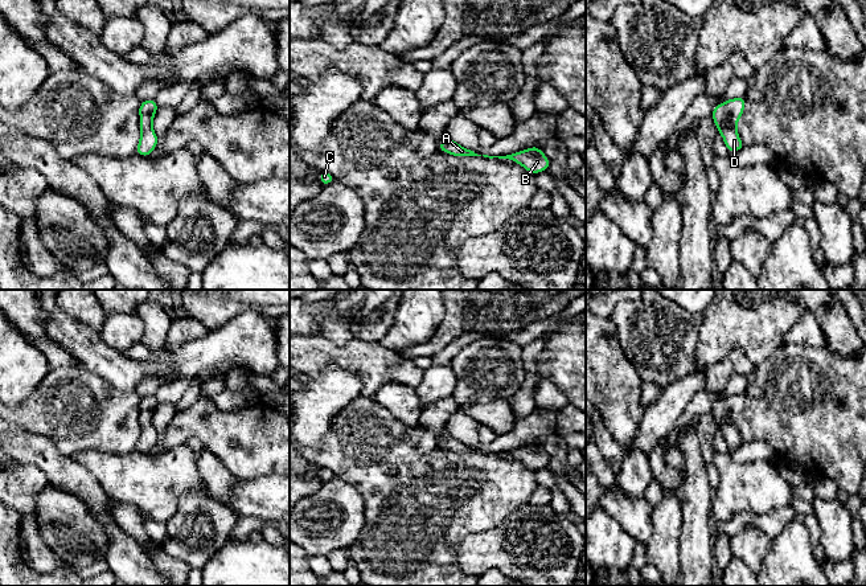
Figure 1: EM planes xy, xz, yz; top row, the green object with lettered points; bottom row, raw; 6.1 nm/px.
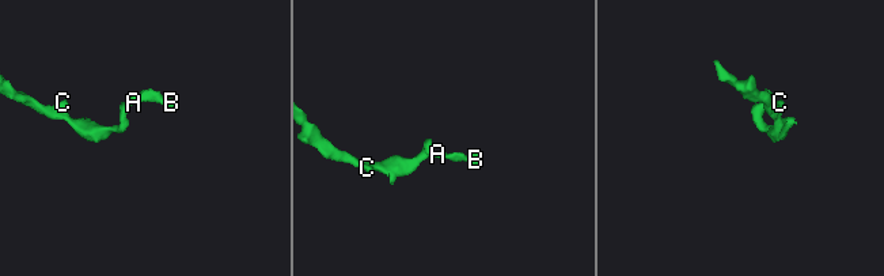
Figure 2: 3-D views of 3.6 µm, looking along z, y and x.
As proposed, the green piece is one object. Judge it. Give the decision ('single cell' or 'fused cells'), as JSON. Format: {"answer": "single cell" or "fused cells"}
{"answer": "single cell"}

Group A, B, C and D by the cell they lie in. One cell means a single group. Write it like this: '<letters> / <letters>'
A B C D

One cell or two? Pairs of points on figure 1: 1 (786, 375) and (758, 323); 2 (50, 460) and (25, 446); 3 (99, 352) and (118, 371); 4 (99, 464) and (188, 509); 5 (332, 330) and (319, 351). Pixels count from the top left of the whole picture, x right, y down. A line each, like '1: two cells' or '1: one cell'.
1: two cells
2: one cell
3: one cell
4: two cells
5: two cells

